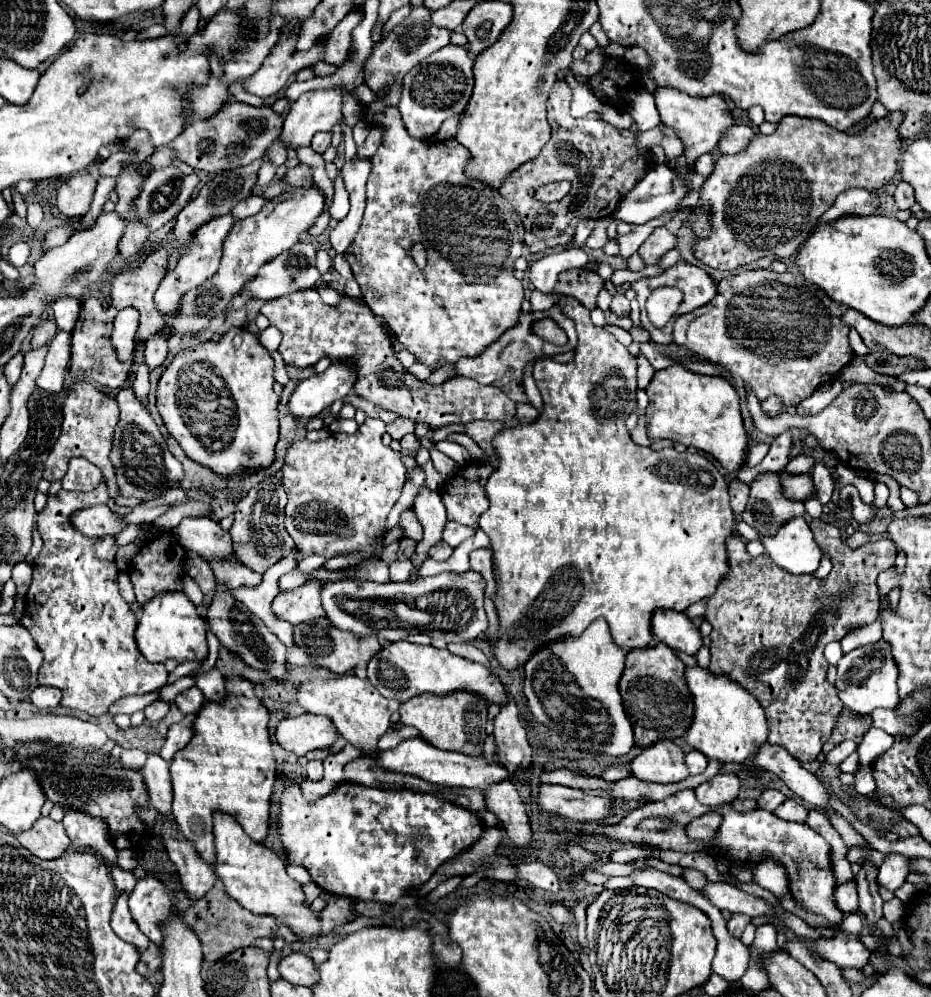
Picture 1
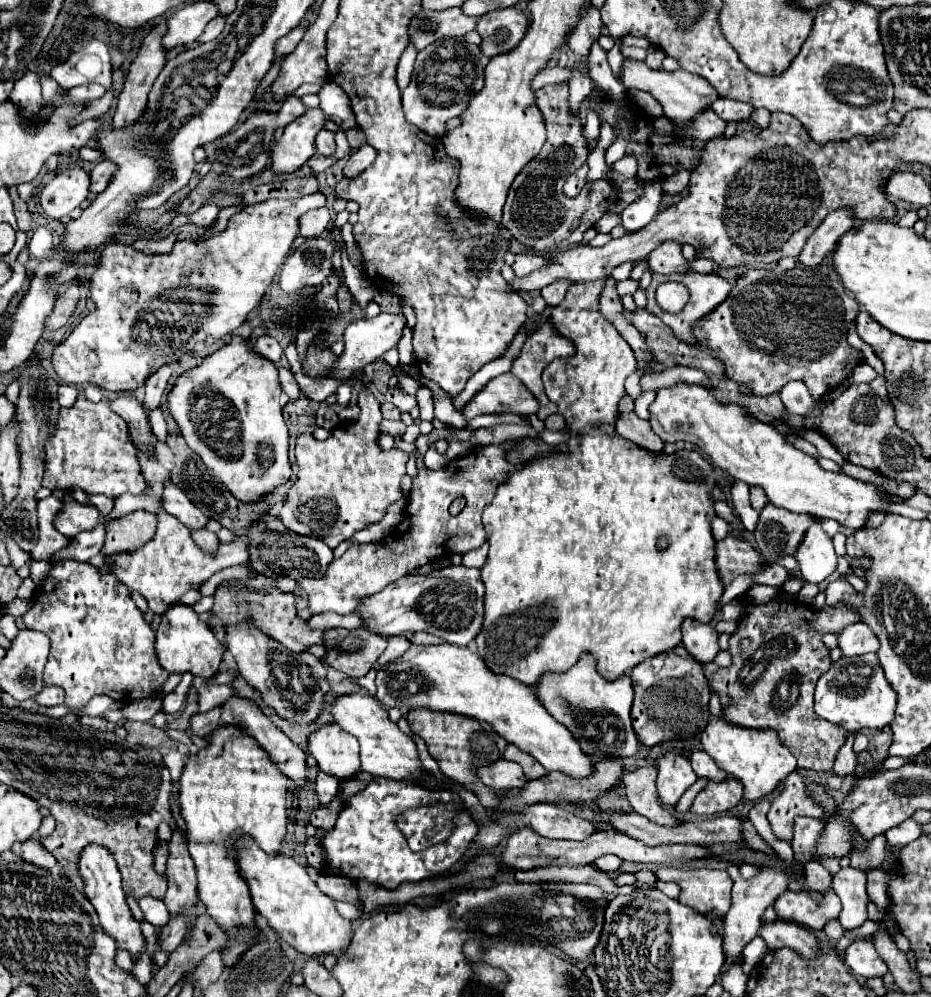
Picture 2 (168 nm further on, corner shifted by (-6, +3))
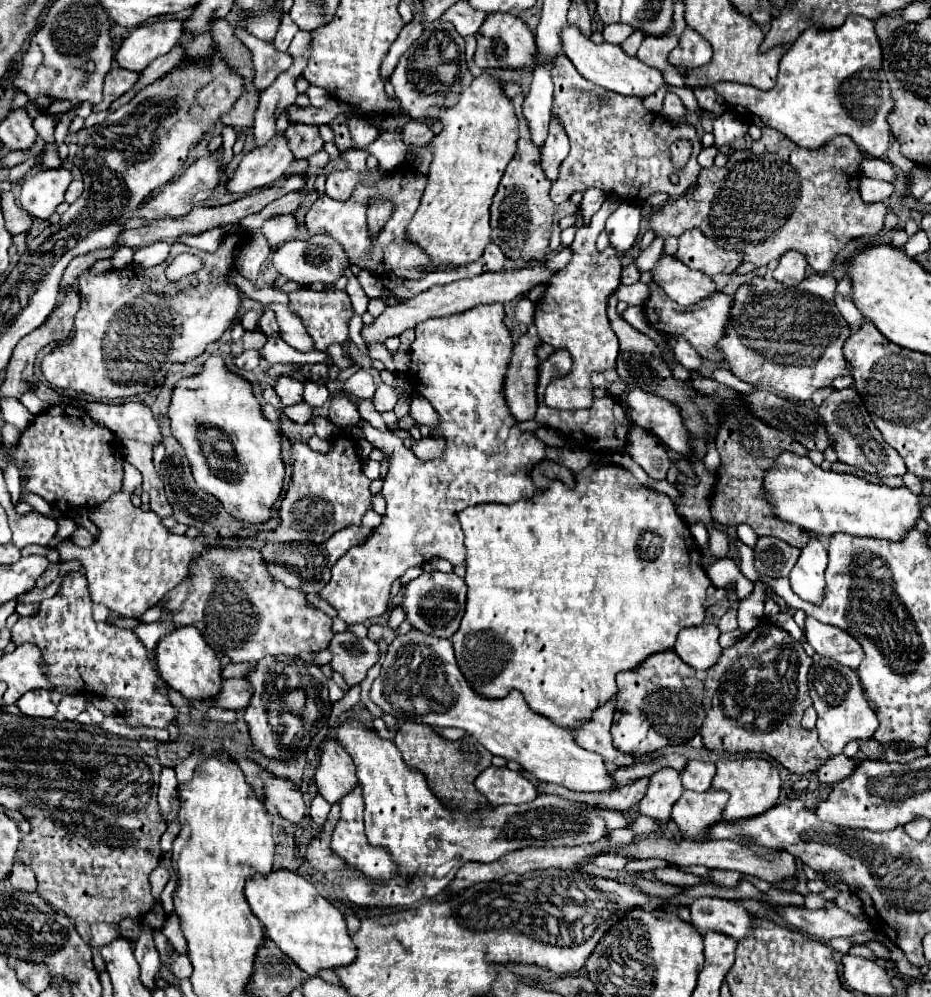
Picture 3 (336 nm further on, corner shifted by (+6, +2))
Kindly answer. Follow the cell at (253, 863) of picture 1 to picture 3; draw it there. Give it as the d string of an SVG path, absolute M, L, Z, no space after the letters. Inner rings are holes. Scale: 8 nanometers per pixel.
M276 869L276 871L270 871L268 875L250 875L250 879L246 881L244 895L248 899L252 913L264 923L266 935L308 975L316 975L324 967L326 969L342 967L356 959L356 947L346 931L344 915L340 913L338 907L334 907L328 899L324 899L316 891L316 887L312 883L308 883L302 875L288 871L288 869Z

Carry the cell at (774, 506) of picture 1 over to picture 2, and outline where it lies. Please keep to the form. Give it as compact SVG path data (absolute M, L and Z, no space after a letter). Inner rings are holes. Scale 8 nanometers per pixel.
M768 504L754 532L764 564L772 564L782 556L794 556L810 524L814 524L814 518L806 518L806 514L790 514L788 510Z

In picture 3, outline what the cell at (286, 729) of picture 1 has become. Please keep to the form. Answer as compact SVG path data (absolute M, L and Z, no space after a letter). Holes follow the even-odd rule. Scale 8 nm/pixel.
M332 735L324 739L324 749L316 765L314 781L316 781L318 793L328 803L338 803L344 795L348 795L358 785L352 757Z

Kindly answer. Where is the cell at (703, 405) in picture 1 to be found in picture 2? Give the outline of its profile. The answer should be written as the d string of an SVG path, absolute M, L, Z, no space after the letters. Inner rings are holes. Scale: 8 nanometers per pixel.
M676 384L658 392L640 394L634 400L634 414L648 420L662 442L688 442L704 452L714 466L726 470L736 480L758 484L774 506L790 512L808 514L816 520L832 518L840 526L860 530L868 514L888 508L888 492L874 484L846 476L844 472L824 470L816 458L794 448L774 426L754 426L740 406L720 406L712 392L698 384Z

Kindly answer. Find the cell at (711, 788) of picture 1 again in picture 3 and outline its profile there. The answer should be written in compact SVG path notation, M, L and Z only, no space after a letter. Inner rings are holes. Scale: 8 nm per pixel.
M684 791L678 803L674 803L672 819L682 831L684 839L704 841L704 831L712 823L722 819L728 795L724 791Z

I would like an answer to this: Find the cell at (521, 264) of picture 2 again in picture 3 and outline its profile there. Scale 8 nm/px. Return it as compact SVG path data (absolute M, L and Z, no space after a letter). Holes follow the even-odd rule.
M490 243L486 247L486 251L484 251L482 257L484 257L484 263L488 265L490 271L502 271L506 267L506 261L508 261L508 257L502 253L502 249L496 247L494 243Z

